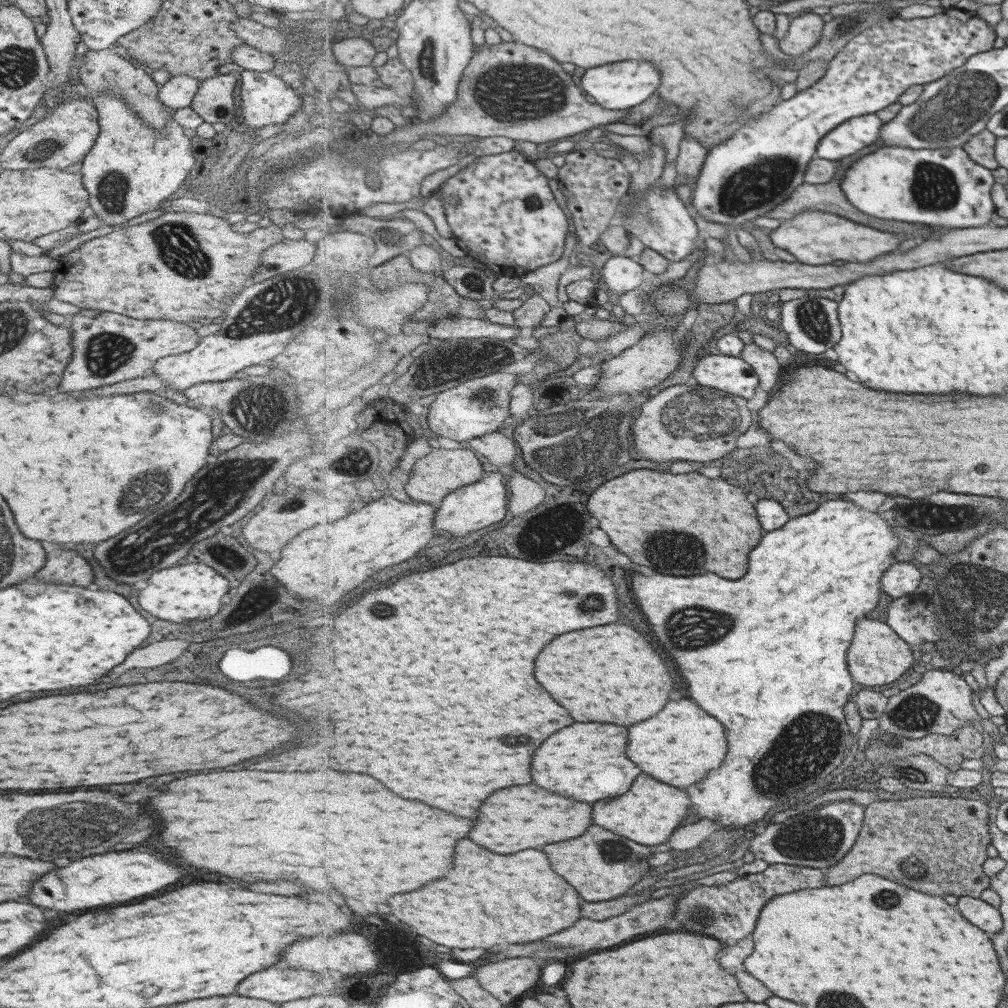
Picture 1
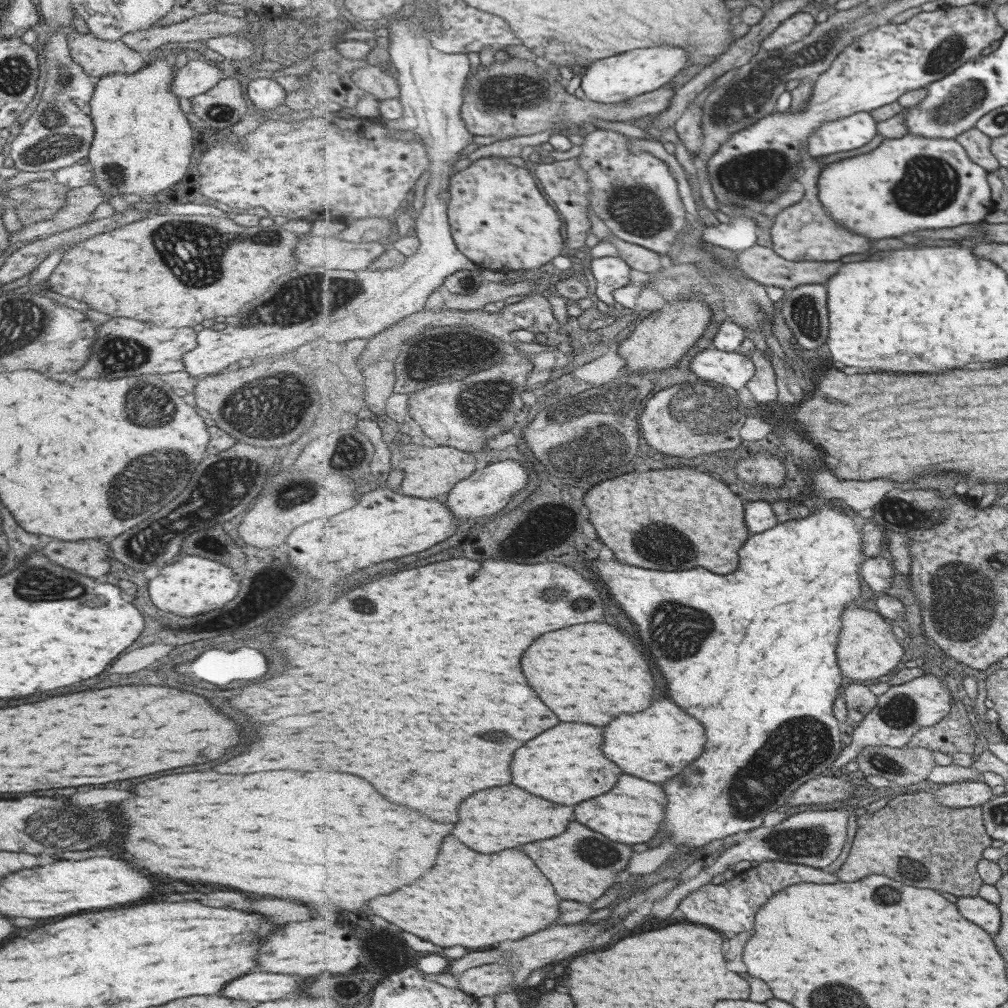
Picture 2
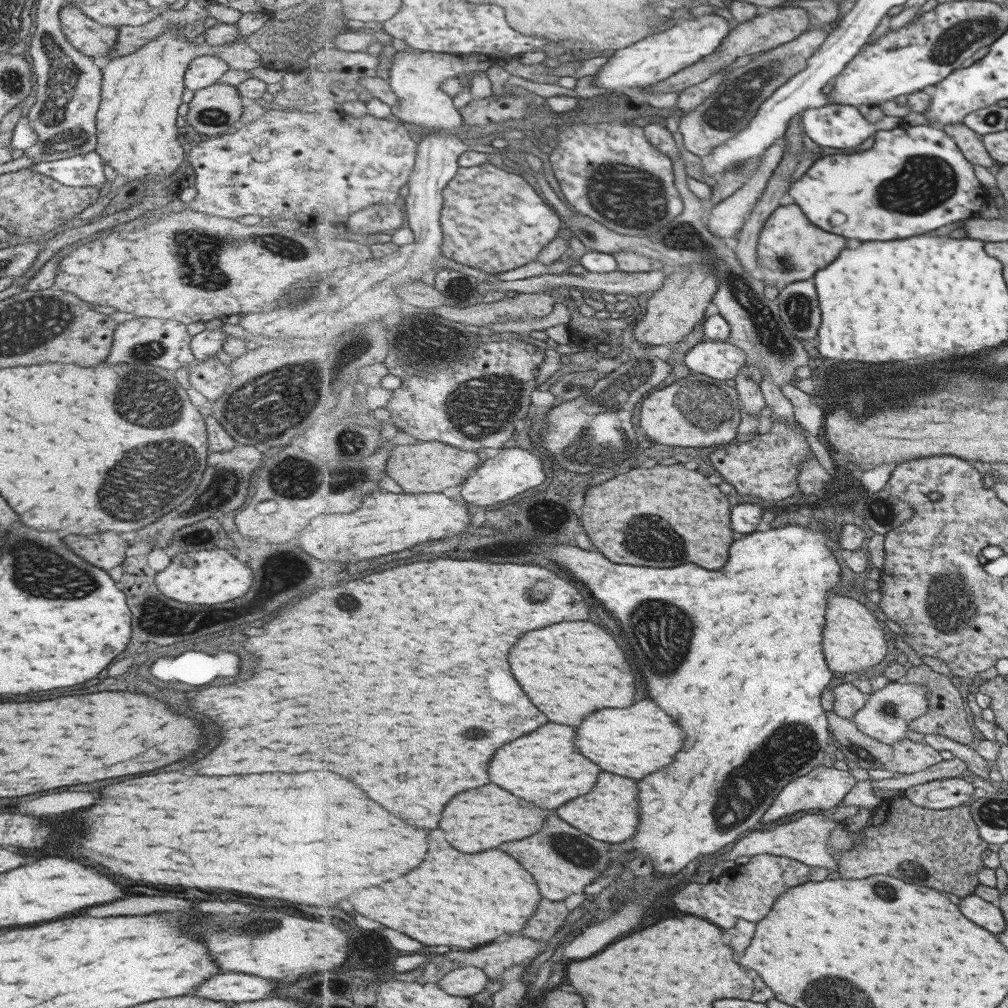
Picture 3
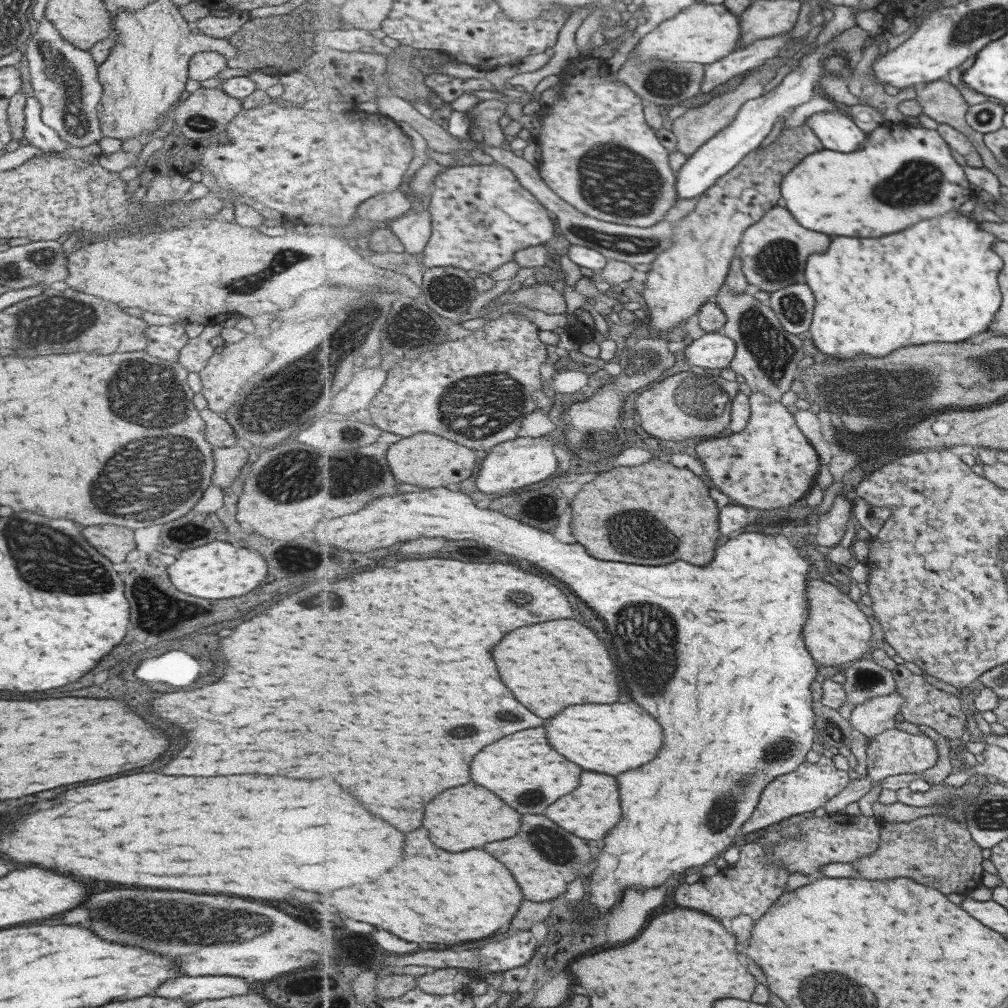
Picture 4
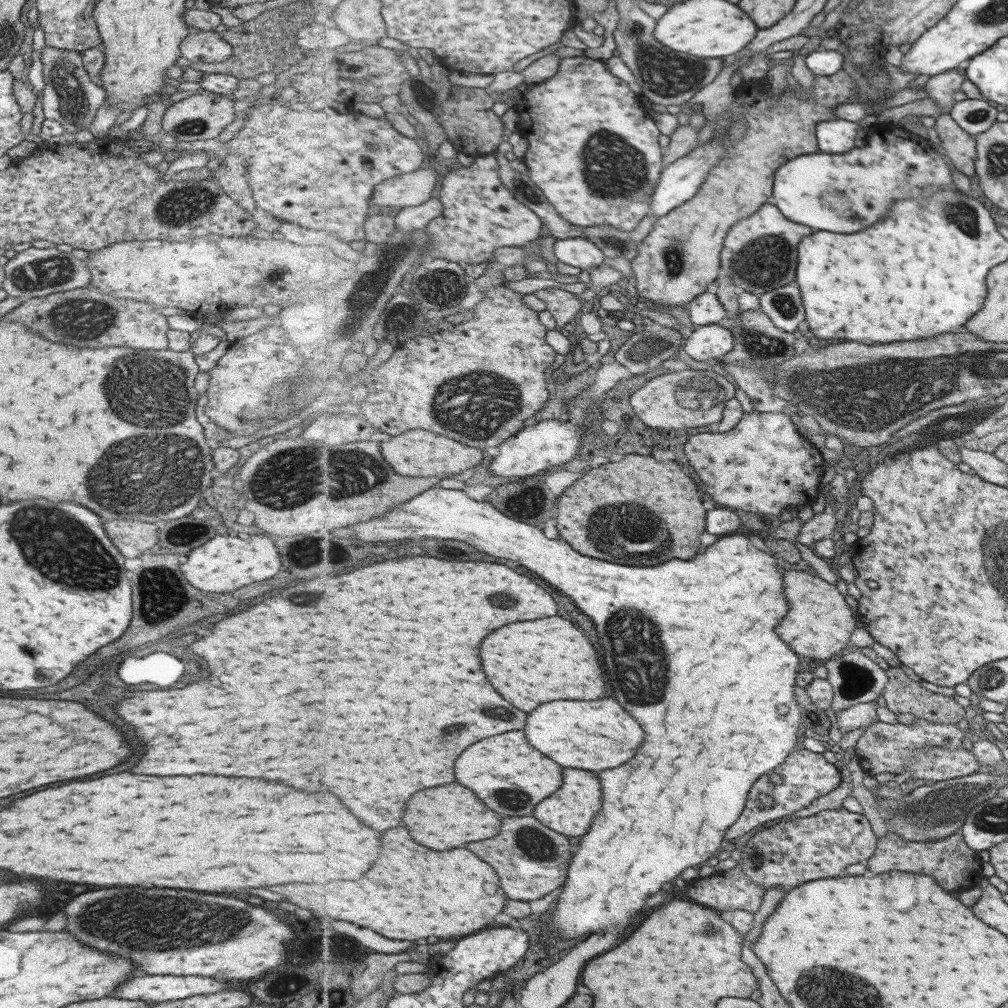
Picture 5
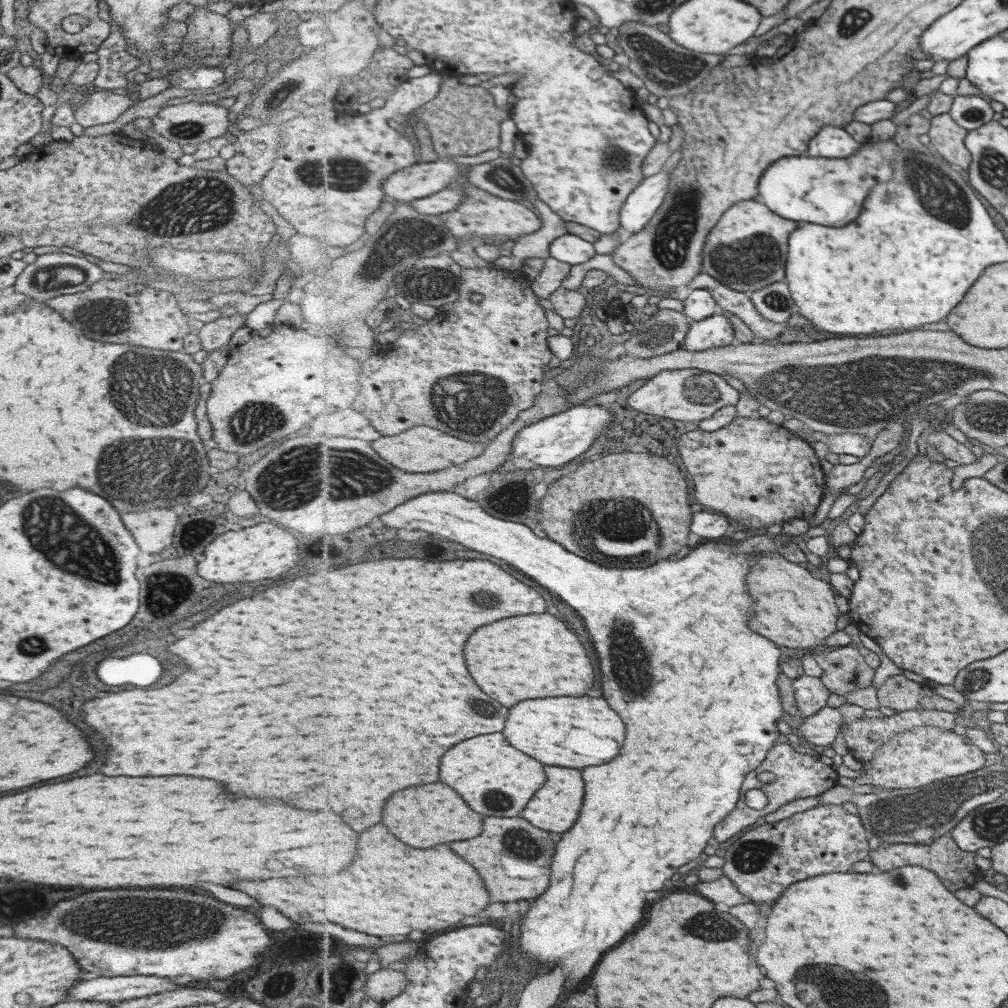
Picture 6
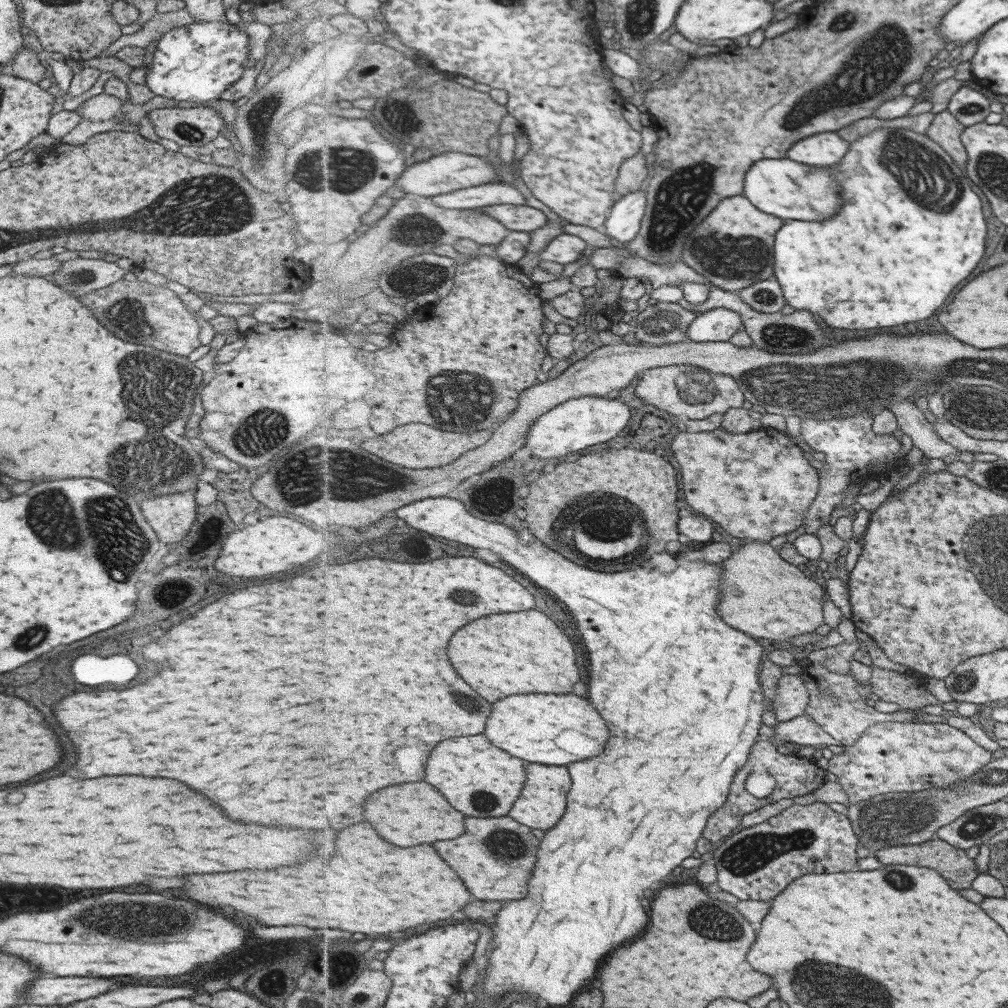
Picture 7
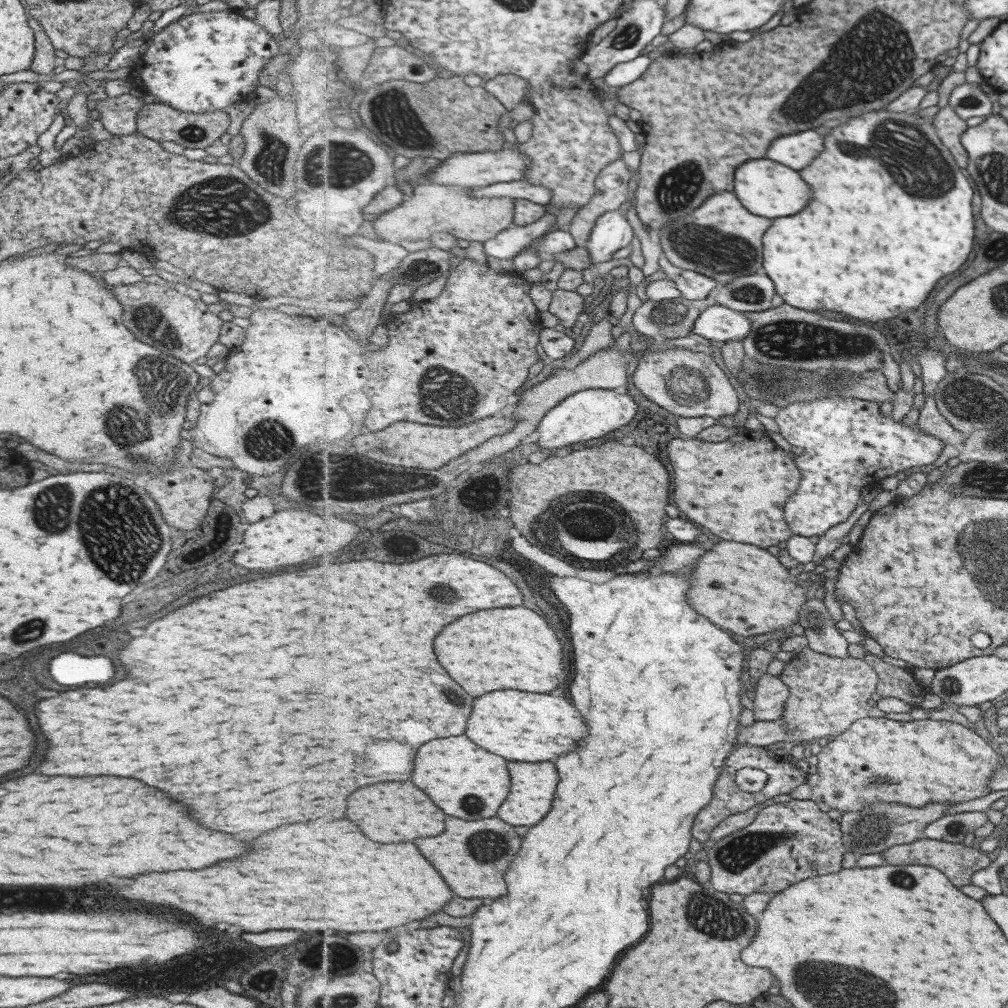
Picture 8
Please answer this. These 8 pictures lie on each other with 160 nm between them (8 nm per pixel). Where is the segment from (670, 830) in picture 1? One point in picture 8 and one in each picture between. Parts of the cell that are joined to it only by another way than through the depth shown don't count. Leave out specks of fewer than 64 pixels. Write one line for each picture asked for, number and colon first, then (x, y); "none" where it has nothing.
2: (633, 813)
3: (611, 812)
4: (595, 809)
5: (571, 812)
6: (557, 809)
7: (545, 802)
8: (533, 785)

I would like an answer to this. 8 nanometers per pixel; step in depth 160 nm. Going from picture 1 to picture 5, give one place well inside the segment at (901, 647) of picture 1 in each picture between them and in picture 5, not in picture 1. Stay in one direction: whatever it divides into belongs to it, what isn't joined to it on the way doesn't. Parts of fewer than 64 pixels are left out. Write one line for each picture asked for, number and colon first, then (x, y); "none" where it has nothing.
2: (869, 648)
3: (857, 640)
4: (840, 633)
5: (820, 627)

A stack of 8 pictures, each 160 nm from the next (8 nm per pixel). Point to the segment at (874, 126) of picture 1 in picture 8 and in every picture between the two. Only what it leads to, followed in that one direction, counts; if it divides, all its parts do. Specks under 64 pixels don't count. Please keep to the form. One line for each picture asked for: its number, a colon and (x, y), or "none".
2: (853, 132)
3: (835, 125)
4: (837, 131)
5: (837, 136)
6: (831, 141)
7: (826, 149)
8: (799, 150)

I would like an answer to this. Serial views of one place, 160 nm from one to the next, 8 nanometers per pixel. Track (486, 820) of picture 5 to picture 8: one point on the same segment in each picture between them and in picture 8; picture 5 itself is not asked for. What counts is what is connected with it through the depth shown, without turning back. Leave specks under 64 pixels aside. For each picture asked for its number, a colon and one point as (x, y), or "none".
6: (425, 816)
7: (408, 815)
8: (414, 815)

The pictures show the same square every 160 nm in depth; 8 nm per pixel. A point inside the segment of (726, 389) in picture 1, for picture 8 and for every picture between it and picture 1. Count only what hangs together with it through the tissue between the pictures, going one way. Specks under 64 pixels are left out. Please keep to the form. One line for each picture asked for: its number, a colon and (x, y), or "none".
2: (732, 369)
3: (721, 360)
4: (712, 350)
5: (710, 342)
6: (716, 331)
7: (718, 325)
8: (718, 323)

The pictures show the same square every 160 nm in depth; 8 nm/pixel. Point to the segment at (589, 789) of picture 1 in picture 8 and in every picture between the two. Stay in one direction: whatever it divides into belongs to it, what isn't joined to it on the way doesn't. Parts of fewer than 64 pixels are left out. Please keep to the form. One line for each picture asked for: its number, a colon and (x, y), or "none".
2: (568, 764)
3: (547, 767)
4: (525, 762)
5: (495, 768)
6: (499, 780)
7: (479, 777)
8: (469, 782)

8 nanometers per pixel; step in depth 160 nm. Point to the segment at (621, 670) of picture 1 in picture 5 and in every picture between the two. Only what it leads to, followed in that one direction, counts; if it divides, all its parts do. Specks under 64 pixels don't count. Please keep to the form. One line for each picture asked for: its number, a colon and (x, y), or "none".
2: (592, 673)
3: (574, 669)
4: (551, 666)
5: (530, 663)

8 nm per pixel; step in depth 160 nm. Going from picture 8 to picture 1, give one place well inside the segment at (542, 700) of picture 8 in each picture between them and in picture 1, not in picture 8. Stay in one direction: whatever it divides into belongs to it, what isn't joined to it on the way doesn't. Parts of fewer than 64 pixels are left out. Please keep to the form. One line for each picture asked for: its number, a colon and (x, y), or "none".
1: (682, 745)
2: (661, 742)
3: (635, 742)
4: (609, 738)
5: (596, 735)
6: (575, 732)
7: (556, 730)

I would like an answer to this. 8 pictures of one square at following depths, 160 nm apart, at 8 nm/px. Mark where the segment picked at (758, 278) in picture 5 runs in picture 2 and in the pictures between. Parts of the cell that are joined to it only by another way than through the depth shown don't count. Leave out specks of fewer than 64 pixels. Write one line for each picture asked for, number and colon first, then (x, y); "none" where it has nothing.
2: (804, 231)
3: (791, 248)
4: (775, 252)

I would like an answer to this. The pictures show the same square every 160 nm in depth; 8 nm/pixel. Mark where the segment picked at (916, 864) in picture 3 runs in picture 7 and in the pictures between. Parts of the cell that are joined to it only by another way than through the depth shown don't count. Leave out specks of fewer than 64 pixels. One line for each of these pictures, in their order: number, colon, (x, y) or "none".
4: (933, 849)
5: (956, 865)
6: (956, 866)
7: (961, 871)

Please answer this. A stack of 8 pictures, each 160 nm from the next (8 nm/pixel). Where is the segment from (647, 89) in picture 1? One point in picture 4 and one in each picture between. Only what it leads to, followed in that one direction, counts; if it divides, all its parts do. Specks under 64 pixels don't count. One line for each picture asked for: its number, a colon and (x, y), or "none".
2: (629, 74)
3: (651, 60)
4: (702, 33)

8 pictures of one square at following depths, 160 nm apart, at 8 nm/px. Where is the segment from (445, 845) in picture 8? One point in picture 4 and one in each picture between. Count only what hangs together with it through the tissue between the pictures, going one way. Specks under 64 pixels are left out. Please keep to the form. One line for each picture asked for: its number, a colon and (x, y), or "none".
4: (551, 858)
5: (538, 859)
6: (515, 856)
7: (498, 865)

